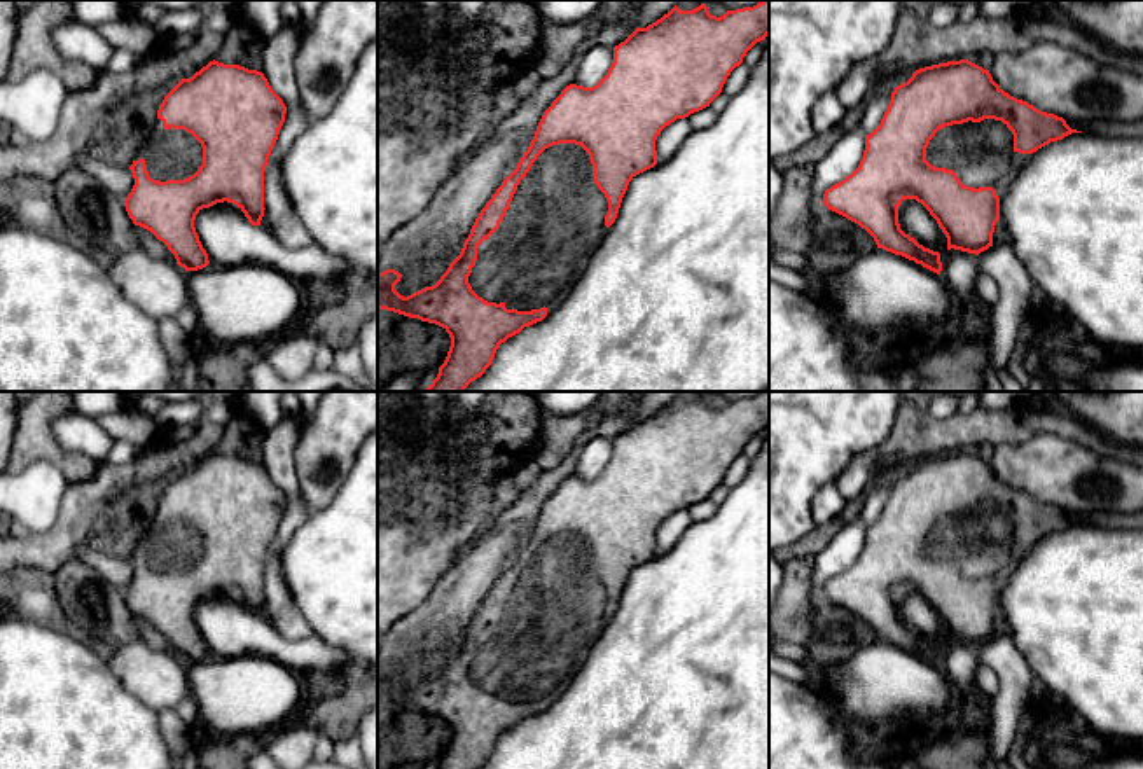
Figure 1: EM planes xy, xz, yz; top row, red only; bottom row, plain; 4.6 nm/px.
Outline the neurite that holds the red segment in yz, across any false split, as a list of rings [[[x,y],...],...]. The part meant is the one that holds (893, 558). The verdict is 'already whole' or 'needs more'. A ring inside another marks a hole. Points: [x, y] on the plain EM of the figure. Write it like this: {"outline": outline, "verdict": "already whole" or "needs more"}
{"outline": [[[968,451],[925,458],[895,479],[881,516],[865,526],[858,559],[827,580],[821,594],[865,620],[877,640],[940,666],[940,645],[900,620],[900,594],[921,594],[946,626],[947,641],[979,647],[993,638],[1000,612],[996,585],[1008,582],[1026,554],[1015,545],[1033,545],[1071,524],[1082,523],[1071,521],[1063,509],[1010,488],[993,472],[989,461]]], "verdict": "needs more"}

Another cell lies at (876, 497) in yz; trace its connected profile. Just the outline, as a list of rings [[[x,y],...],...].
[[[879,479],[867,489],[863,509],[858,517],[858,521],[863,526],[870,526],[881,516],[881,510],[888,502],[890,491],[891,491],[891,486],[888,486],[884,479]]]

